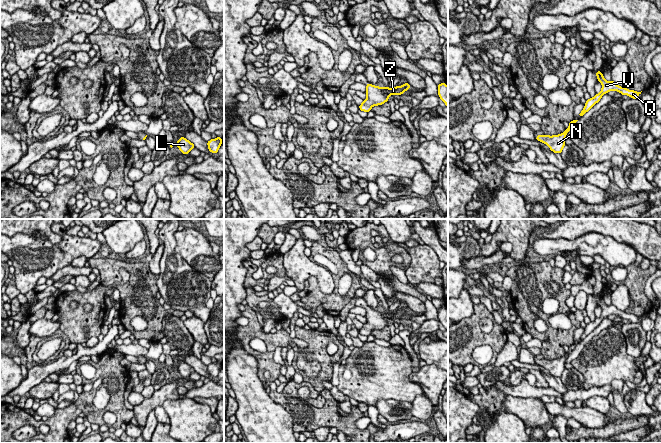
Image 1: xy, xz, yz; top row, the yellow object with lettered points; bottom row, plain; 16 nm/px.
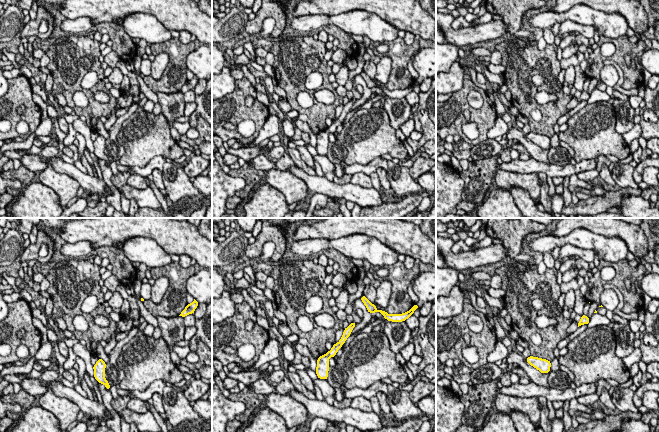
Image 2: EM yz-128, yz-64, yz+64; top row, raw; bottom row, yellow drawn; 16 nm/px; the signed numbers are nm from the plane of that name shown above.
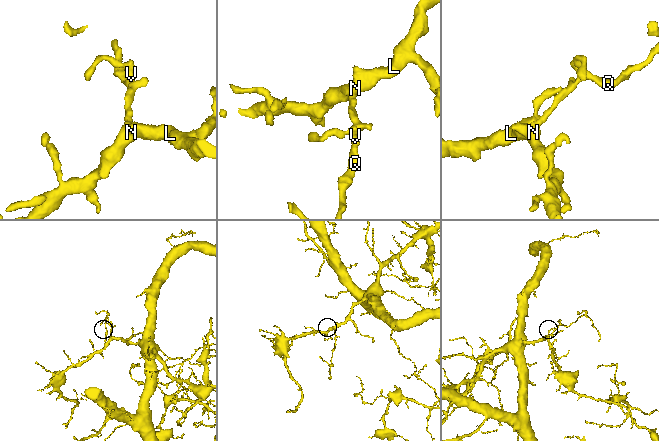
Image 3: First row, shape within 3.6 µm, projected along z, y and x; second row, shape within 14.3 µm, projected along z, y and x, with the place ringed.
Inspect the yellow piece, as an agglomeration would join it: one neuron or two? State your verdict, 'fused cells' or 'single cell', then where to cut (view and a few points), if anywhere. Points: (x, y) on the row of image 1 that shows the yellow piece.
single cell; cut none

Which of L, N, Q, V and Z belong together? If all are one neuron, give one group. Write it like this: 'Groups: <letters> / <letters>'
Groups: L N Q V Z

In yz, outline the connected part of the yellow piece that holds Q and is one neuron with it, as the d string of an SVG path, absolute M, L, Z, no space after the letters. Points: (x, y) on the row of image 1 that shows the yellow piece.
M600 70L596 72L596 76L598 81L602 84L601 92L599 94L596 93L593 98L586 100L585 106L579 114L580 116L583 116L586 112L588 112L596 103L600 101L602 96L609 91L617 91L622 95L630 96L632 99L638 99L638 95L641 94L641 92L636 92L634 90L626 89L625 87L620 87L612 80L607 82Z

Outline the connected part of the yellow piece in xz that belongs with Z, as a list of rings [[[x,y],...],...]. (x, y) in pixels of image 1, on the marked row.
[[[405,82],[402,86],[396,86],[395,88],[390,89],[389,86],[378,87],[370,83],[366,85],[366,95],[367,98],[363,100],[362,104],[359,107],[361,111],[369,112],[373,106],[383,105],[388,101],[390,95],[401,95],[405,91],[411,88],[411,86]]]

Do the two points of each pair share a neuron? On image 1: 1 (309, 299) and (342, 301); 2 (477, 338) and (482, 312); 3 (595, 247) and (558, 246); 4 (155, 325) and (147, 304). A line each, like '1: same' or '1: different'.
1: same
2: same
3: same
4: same

